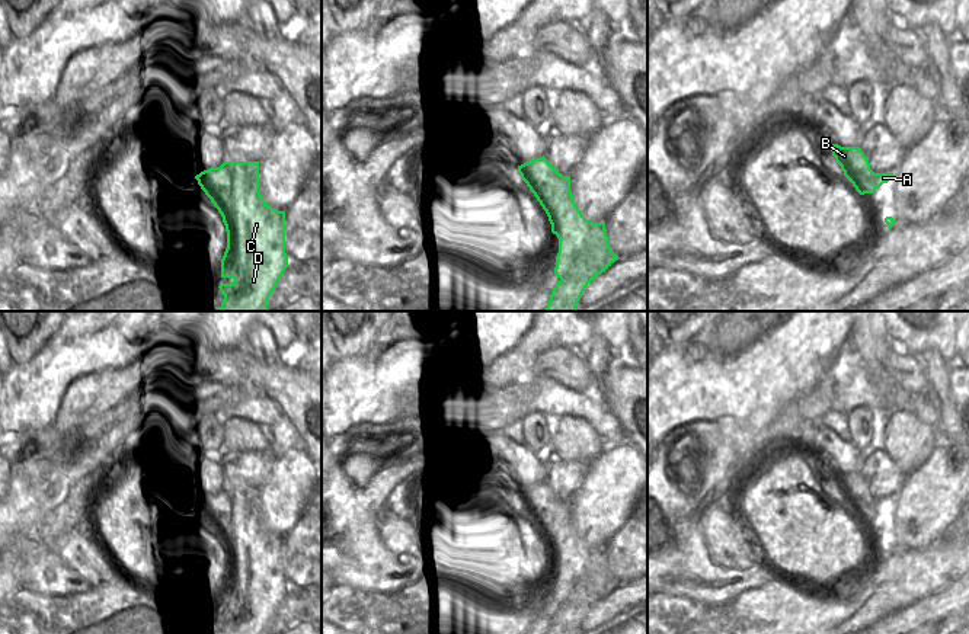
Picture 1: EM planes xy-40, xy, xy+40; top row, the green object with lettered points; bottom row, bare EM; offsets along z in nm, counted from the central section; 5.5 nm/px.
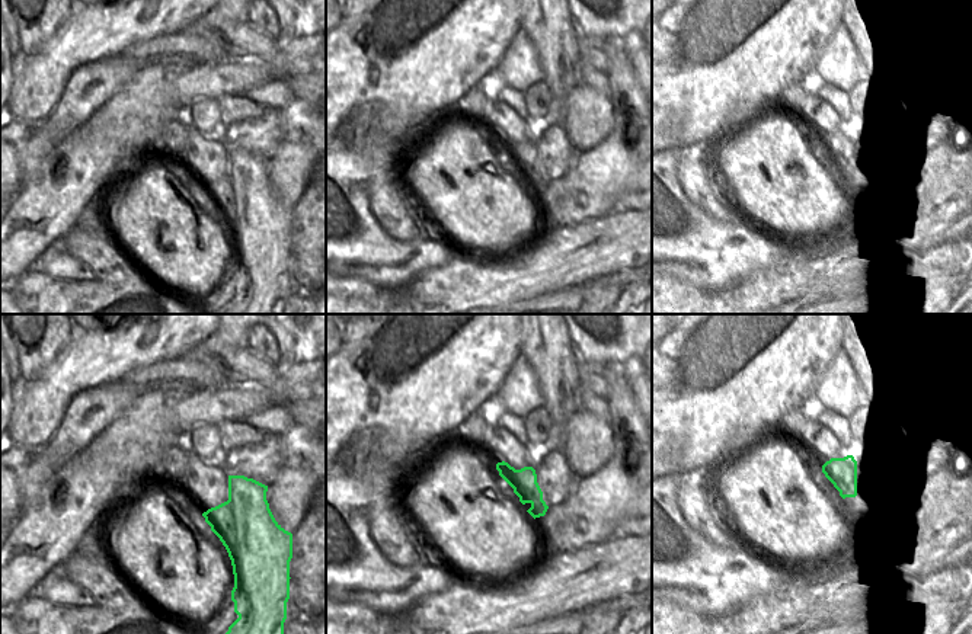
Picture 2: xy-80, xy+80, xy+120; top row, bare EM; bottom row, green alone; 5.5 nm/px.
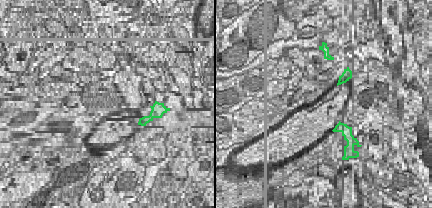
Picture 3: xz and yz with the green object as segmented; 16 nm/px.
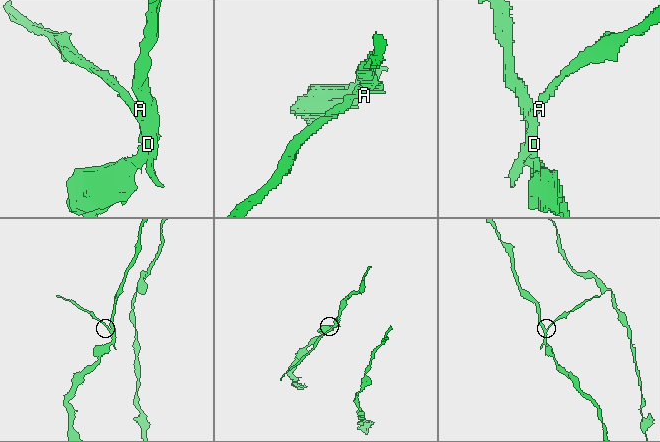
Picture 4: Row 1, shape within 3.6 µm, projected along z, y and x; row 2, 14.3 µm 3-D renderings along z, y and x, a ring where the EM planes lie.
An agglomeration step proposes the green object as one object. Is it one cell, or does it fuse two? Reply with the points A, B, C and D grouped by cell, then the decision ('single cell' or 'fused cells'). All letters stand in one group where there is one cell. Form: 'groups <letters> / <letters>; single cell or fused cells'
groups A B C D; single cell

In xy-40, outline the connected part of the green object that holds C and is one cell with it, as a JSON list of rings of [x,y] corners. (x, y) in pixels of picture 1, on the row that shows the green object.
[[[224,161],[195,176],[198,185],[223,217],[227,249],[221,278],[231,284],[218,288],[224,295],[218,311],[268,311],[268,300],[288,268],[285,253],[285,211],[272,208],[259,192],[259,161]]]

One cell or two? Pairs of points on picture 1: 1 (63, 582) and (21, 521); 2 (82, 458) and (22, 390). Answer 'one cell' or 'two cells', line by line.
1: one cell
2: two cells

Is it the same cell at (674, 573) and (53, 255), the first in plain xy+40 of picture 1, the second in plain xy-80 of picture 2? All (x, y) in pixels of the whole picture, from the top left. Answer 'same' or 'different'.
same

